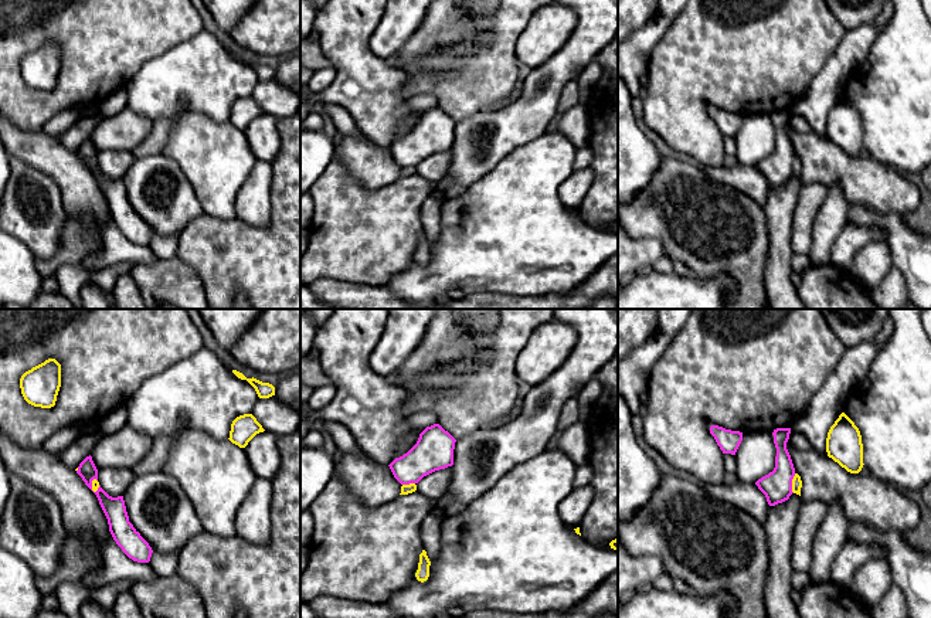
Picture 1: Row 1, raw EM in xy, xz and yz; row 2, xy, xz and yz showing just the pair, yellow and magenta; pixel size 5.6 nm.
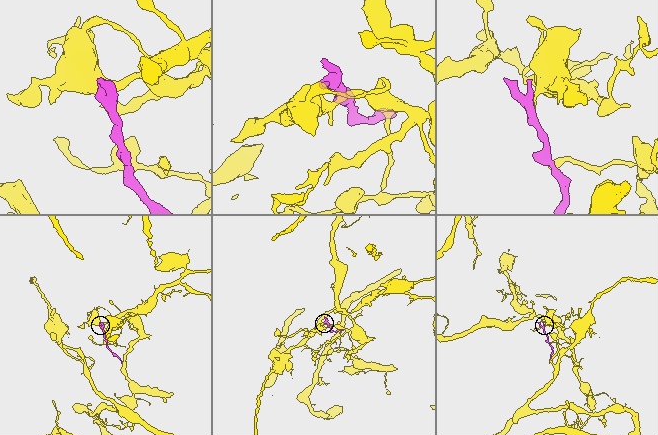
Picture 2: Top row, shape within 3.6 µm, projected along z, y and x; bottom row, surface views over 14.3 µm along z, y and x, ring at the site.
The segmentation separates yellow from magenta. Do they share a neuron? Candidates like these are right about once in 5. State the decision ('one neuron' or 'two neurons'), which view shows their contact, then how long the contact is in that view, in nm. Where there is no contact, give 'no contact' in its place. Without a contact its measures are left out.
two neurons; contact in yz; length 110 nm

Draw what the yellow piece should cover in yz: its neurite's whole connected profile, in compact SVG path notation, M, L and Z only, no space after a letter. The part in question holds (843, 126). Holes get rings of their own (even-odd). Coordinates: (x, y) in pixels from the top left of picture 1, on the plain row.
M845 95L839 98L828 115L826 135L850 156L859 156L864 147L860 113Z

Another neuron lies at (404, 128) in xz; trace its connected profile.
M408 118L402 123L400 123L395 130L395 140L400 140L407 136L417 126L418 120L419 118Z

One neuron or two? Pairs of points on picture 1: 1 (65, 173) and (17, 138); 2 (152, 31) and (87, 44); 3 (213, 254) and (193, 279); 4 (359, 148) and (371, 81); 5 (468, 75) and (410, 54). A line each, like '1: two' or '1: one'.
1: one
2: one
3: two
4: two
5: two

